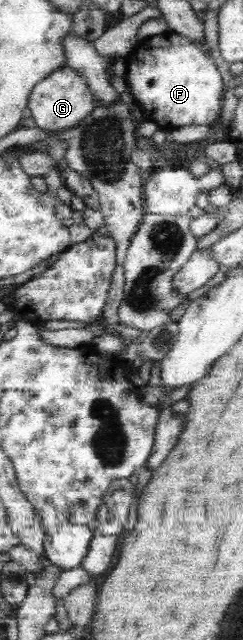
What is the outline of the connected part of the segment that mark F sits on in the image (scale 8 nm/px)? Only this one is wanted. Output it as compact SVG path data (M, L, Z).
M167 29L146 40L138 41L136 47L124 58L126 85L134 103L142 109L143 119L153 121L162 129L185 125L216 125L221 118L224 86L222 76L214 60L204 47L192 43L187 37Z

